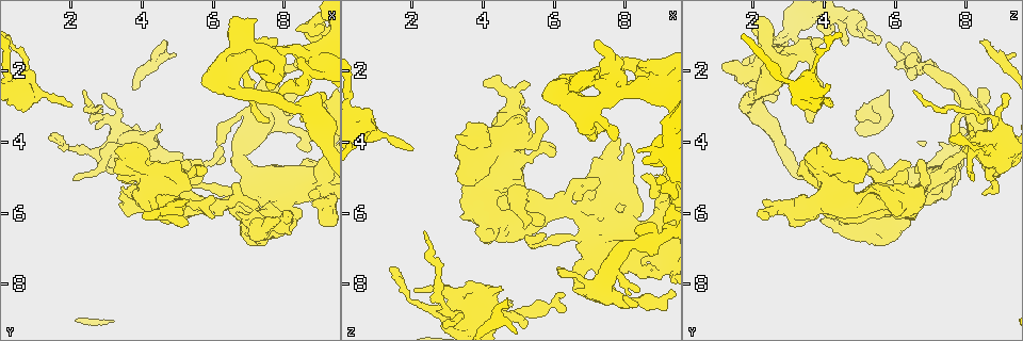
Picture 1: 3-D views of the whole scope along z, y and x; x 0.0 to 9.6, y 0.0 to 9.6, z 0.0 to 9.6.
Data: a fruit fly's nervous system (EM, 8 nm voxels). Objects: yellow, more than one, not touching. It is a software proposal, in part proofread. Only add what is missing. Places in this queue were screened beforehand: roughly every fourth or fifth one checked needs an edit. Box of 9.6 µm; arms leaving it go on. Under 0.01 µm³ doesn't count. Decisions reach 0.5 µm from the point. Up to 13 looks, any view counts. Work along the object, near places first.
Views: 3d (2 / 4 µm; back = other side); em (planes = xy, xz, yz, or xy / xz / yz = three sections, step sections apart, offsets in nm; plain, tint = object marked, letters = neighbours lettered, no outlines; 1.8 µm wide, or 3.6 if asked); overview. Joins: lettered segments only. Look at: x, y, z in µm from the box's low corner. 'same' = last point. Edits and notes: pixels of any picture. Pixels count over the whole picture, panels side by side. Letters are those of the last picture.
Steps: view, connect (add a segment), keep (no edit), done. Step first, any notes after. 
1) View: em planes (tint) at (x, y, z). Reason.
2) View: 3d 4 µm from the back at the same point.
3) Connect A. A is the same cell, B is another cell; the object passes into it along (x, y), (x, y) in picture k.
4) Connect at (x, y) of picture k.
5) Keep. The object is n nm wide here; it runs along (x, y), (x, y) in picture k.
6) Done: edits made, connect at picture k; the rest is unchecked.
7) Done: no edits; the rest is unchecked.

View: em planes (letters) at (2.05, 2.95, 4.20). Branch stops here.

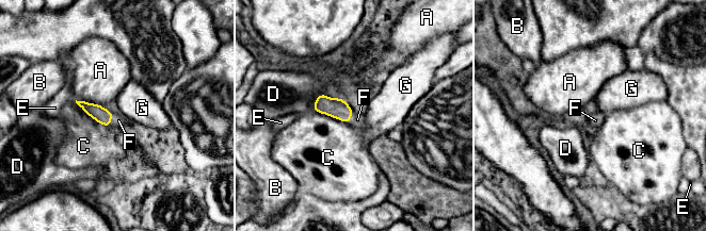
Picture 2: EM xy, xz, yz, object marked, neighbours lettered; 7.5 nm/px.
Connect F. The object is 120 nm wide here; F is the same cell, A, B, C, D, E and G are other cells; the object passes into it along (98, 113), (111, 119), (118, 120) in picture 2; the cell continues.

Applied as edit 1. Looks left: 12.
View: overview.

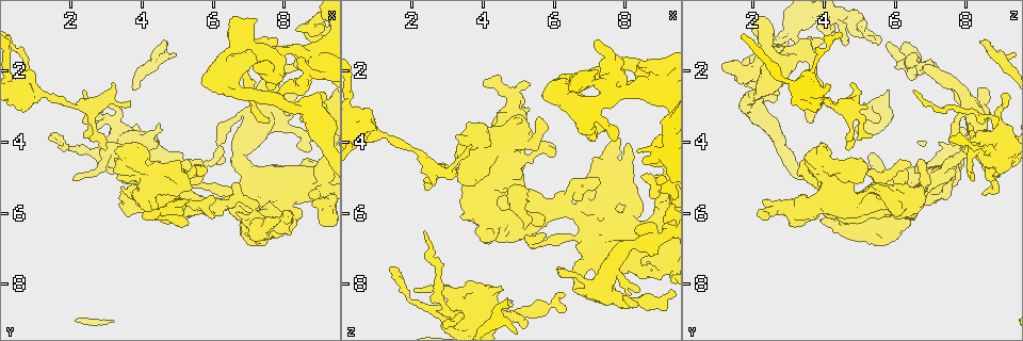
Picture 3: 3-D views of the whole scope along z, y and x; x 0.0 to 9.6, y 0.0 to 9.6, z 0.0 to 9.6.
View: em planes (letters) at (9.05, 1.25, 4.55).

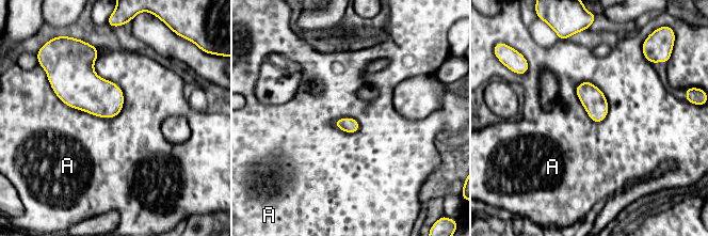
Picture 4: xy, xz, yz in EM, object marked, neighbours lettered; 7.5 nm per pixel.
Keep. A is another cell; a border runs along (48, 79), (70, 107), (123, 108) in picture 4; none of them fits.

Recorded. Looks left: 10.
View: em xz step 4 (tint) at (9.05, 2.10, 1.75). Abrupt turn.

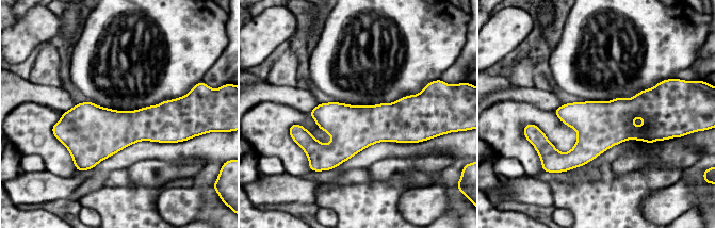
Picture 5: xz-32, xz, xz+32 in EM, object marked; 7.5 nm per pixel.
View: em planes (letters) at the same point. Another direction.

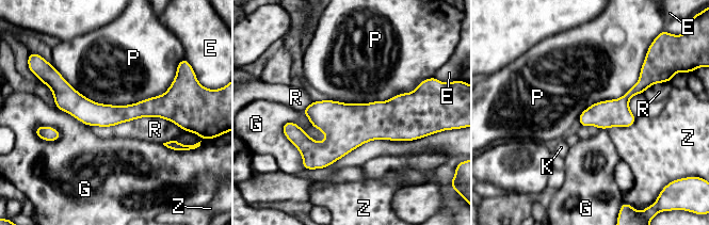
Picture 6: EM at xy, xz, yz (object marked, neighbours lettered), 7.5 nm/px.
Keep. E, G, K, P, R and Z are other cells; none of them fits.

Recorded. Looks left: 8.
View: em yz step 4 (letters) at (6.85, 6.20, 5.10). Touches itself.

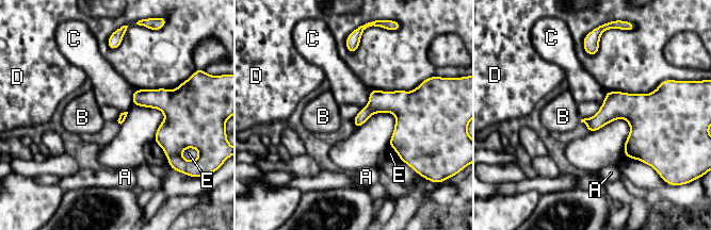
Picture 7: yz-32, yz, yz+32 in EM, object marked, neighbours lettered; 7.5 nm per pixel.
Keep. A, B, C, D and E are other cells; a border runs along (371, 89), (368, 102), (360, 109) in picture 7; none of them fits.

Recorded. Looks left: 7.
View: em 3.6 µm yz step 4 (letters) at (5.25, 5.60, 2.35).

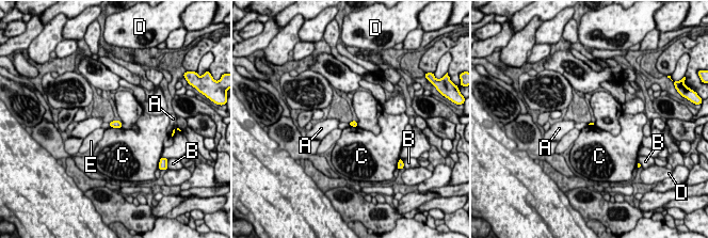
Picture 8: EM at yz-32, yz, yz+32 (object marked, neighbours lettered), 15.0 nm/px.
View: em 3.6 µm planes (letters) at the same point. Cut it another way.

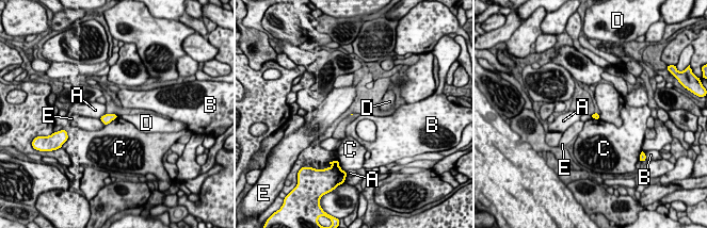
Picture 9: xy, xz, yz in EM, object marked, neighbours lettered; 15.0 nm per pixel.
Keep. A, B, C, D and E are other cells; a border runs along (598, 114), (600, 118) in picture 9; no lettered segment goes on from it.

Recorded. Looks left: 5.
Done: edits made, connect at picture 2; the rest is unchecked.

